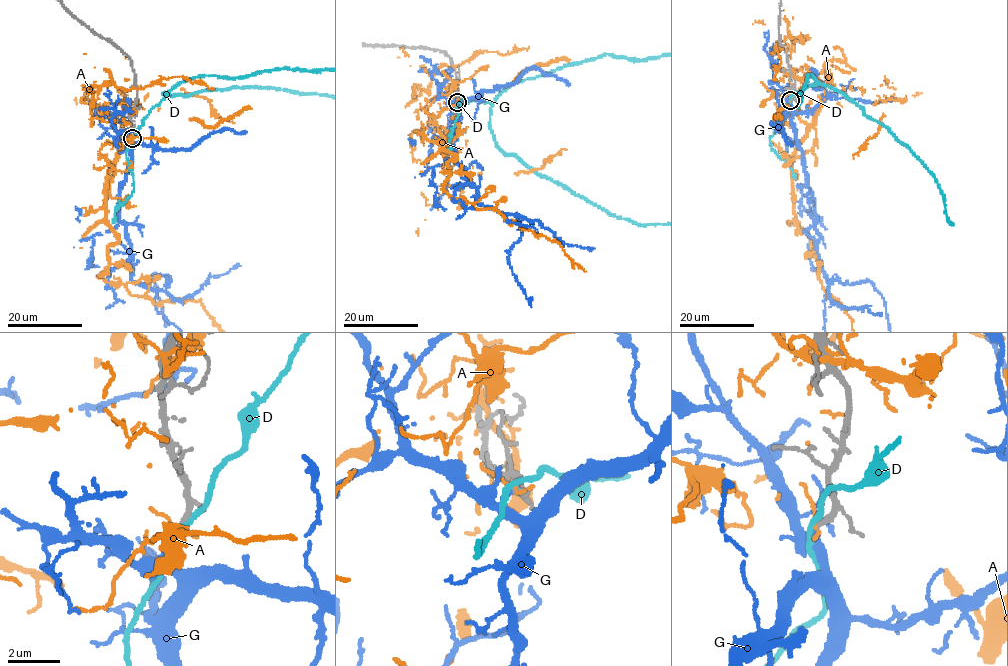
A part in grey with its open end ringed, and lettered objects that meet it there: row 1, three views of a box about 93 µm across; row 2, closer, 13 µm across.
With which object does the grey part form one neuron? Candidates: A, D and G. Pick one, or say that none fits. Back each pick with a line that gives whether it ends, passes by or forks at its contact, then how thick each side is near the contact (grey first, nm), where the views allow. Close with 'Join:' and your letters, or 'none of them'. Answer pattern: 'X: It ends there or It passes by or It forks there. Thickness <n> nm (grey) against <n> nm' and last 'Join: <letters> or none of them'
G: It ends there. Thickness 220 nm (grey) against 240 nm
Join: G

